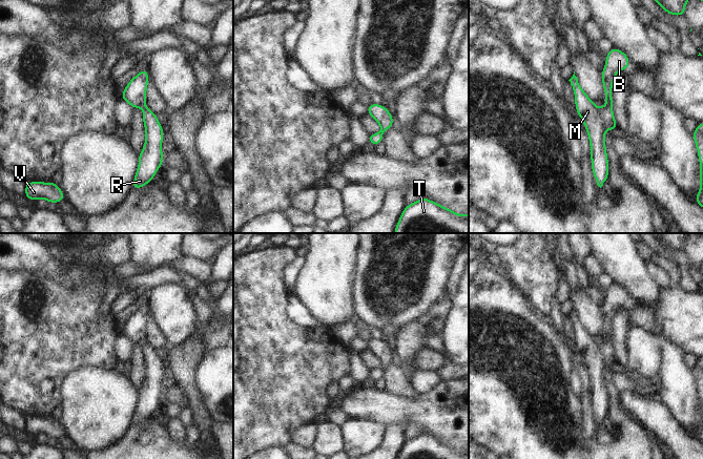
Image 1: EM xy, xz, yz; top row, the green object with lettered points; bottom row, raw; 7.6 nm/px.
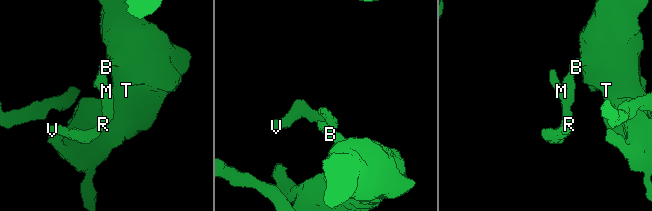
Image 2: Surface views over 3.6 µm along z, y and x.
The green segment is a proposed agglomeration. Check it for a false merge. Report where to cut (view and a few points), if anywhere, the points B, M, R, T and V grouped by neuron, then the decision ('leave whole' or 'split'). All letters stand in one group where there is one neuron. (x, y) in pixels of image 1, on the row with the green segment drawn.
no cut; B M R T V; leave whole

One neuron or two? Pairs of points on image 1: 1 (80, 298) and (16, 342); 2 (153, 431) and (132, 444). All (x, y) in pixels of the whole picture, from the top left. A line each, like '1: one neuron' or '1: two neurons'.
1: one neuron
2: one neuron

